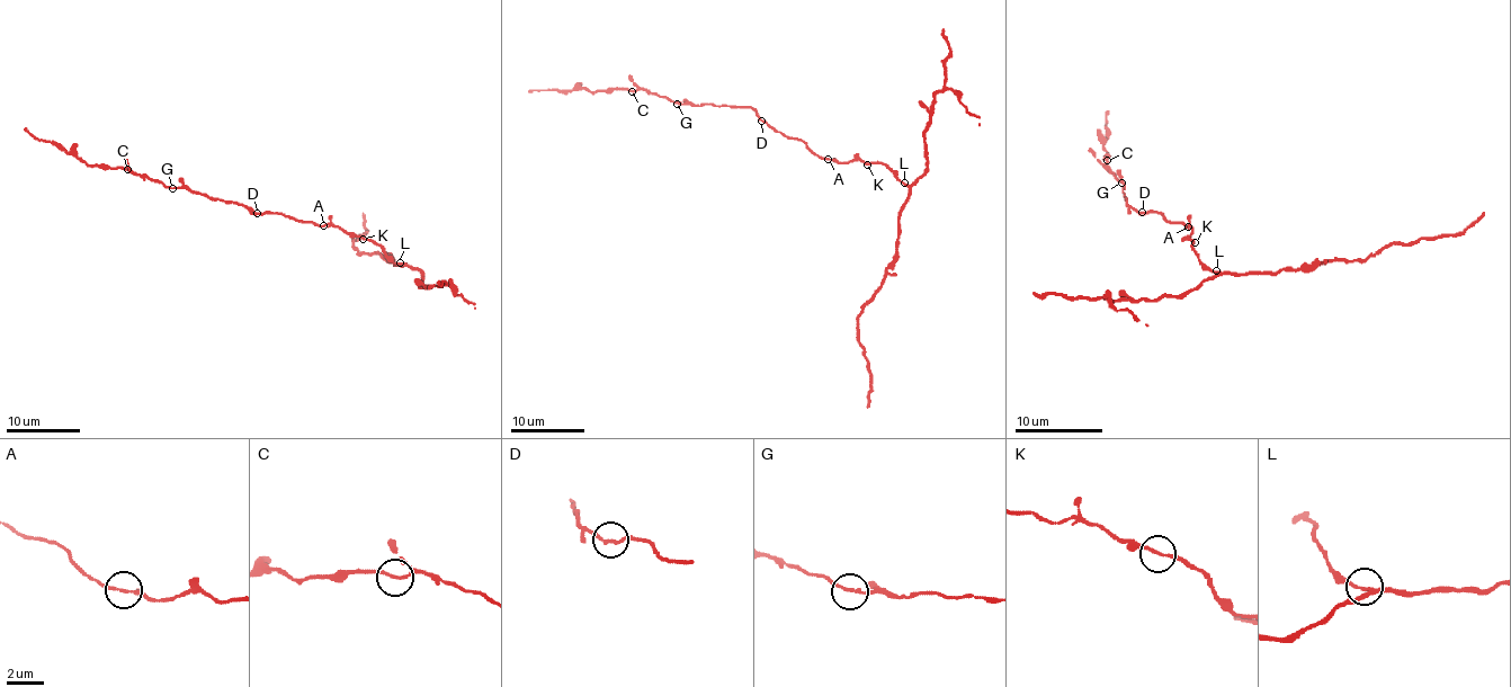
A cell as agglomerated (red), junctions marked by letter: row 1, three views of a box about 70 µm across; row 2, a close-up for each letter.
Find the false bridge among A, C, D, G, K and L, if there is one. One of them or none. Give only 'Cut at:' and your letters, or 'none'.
Cut at: none

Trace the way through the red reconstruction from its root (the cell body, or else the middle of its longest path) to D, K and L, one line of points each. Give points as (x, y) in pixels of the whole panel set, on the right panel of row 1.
D: (1188, 226), (1181, 222), (1168, 222), (1159, 212), (1142, 212)
K: (1188, 226), (1192, 226), (1190, 238), (1195, 242)
L: (1188, 226), (1192, 226), (1190, 238), (1197, 258), (1209, 270), (1216, 270)

